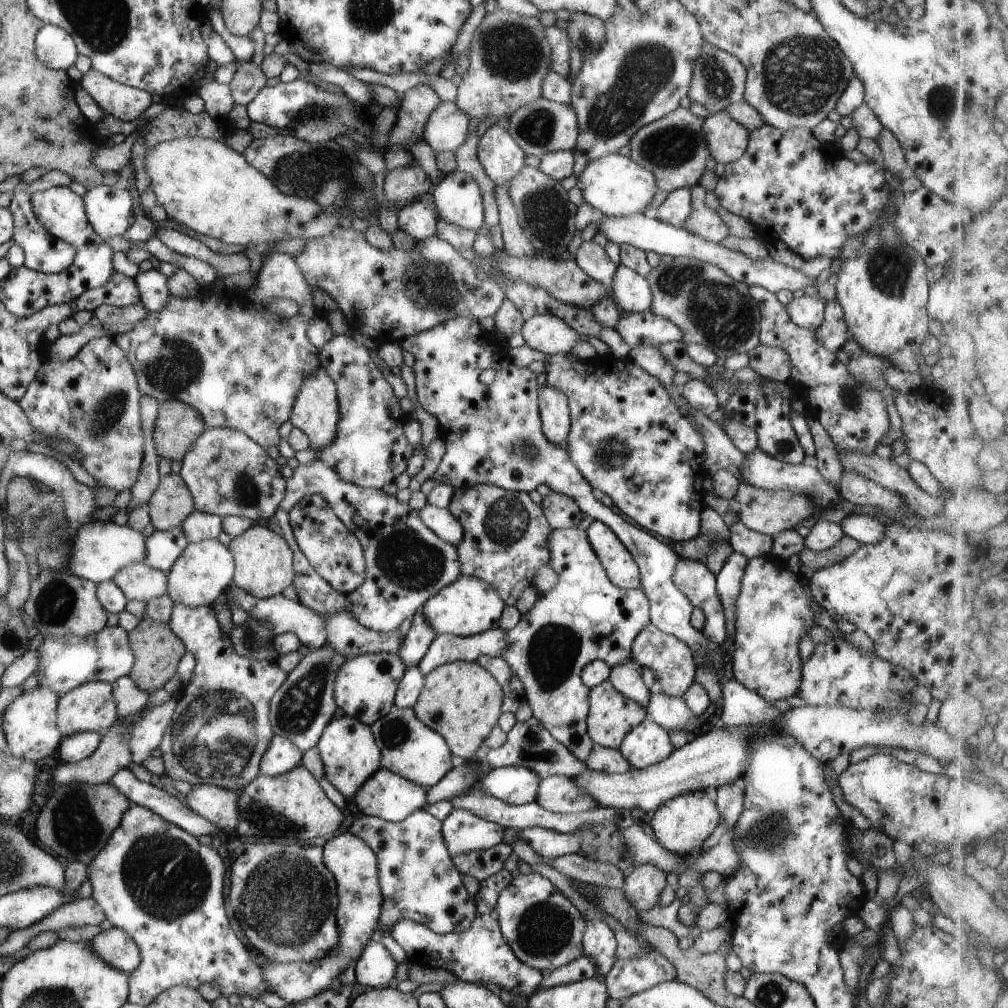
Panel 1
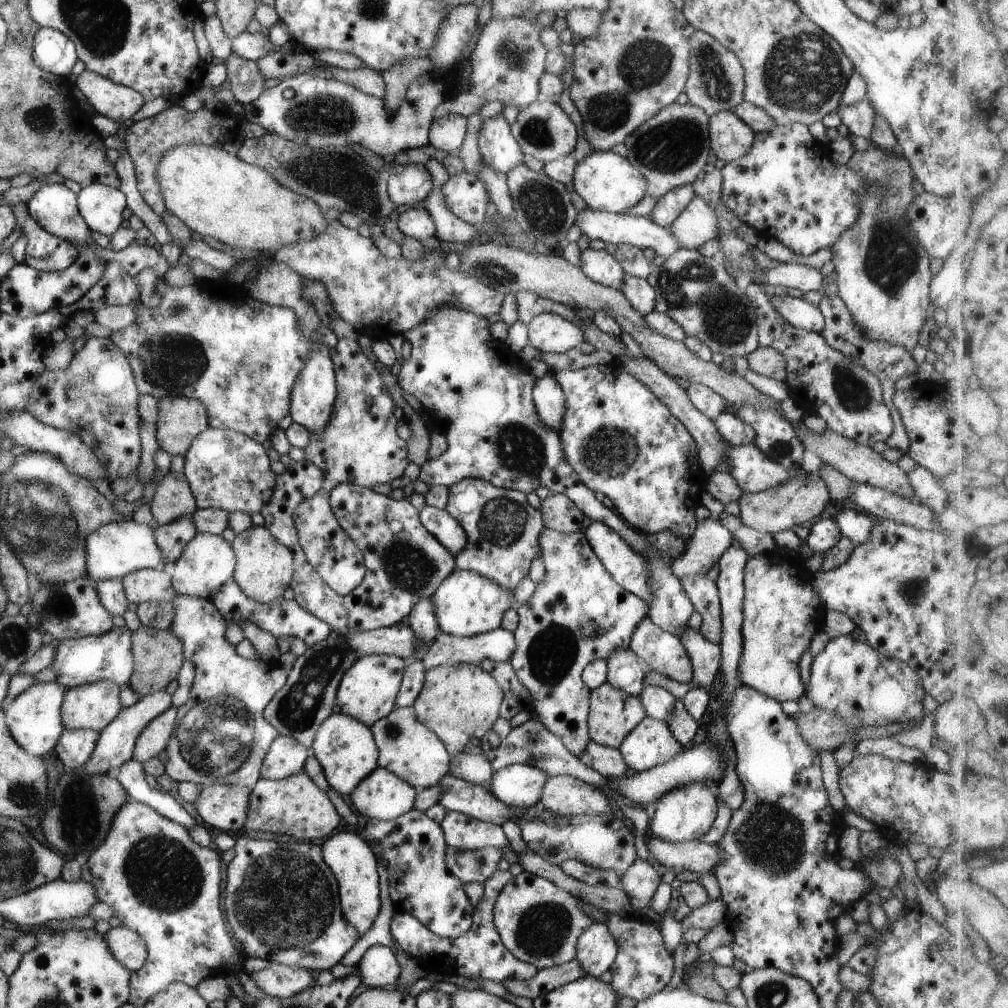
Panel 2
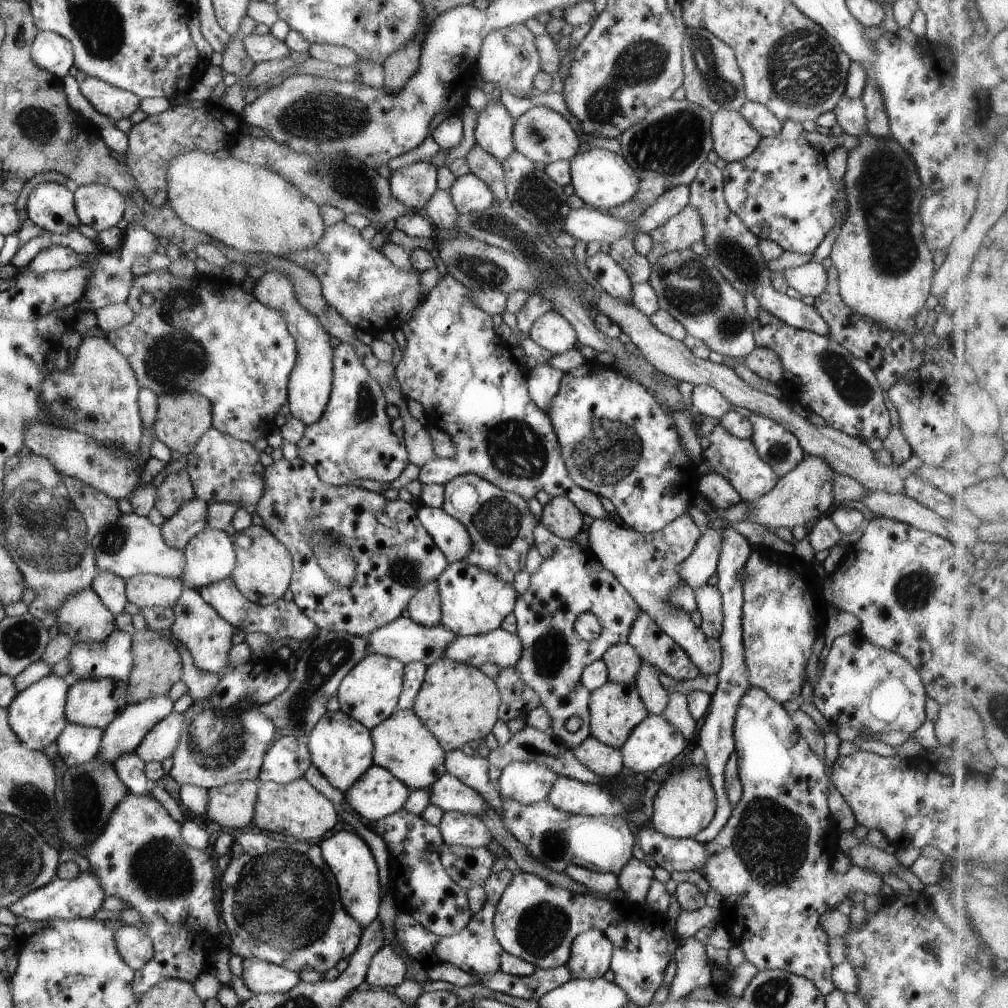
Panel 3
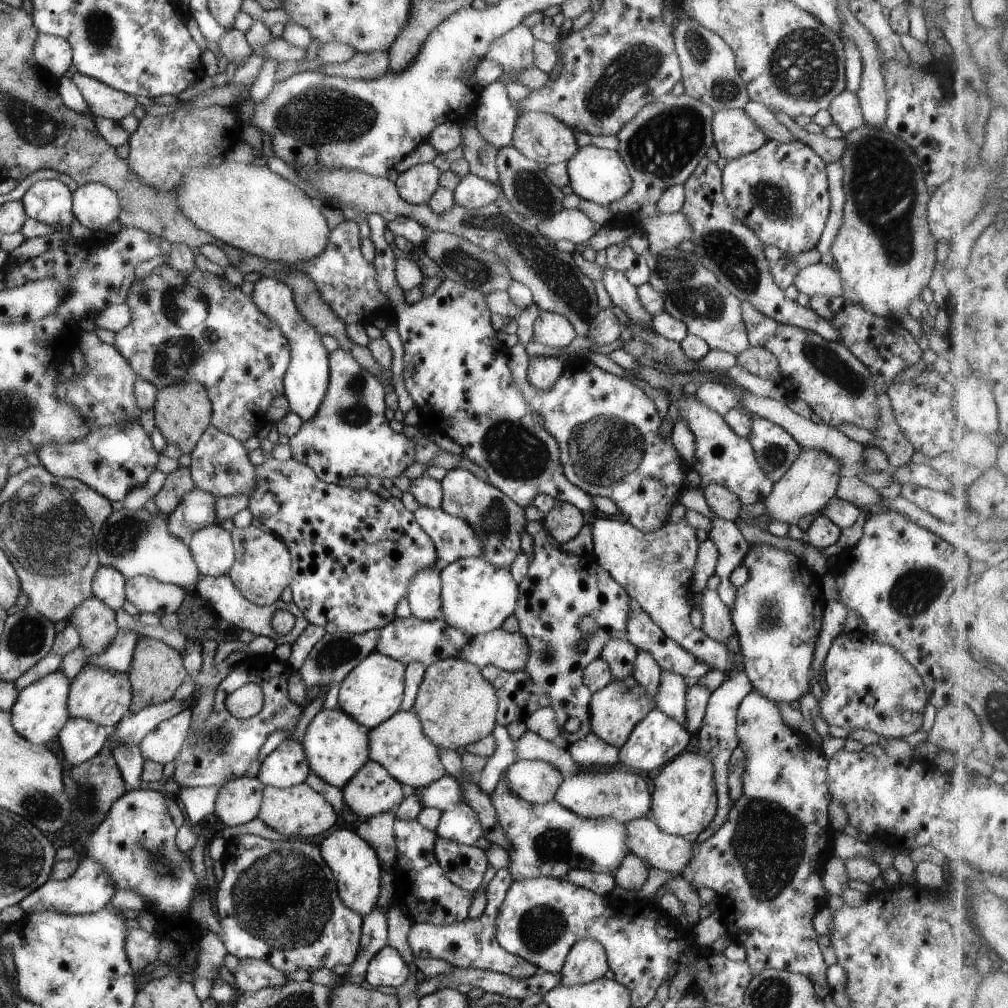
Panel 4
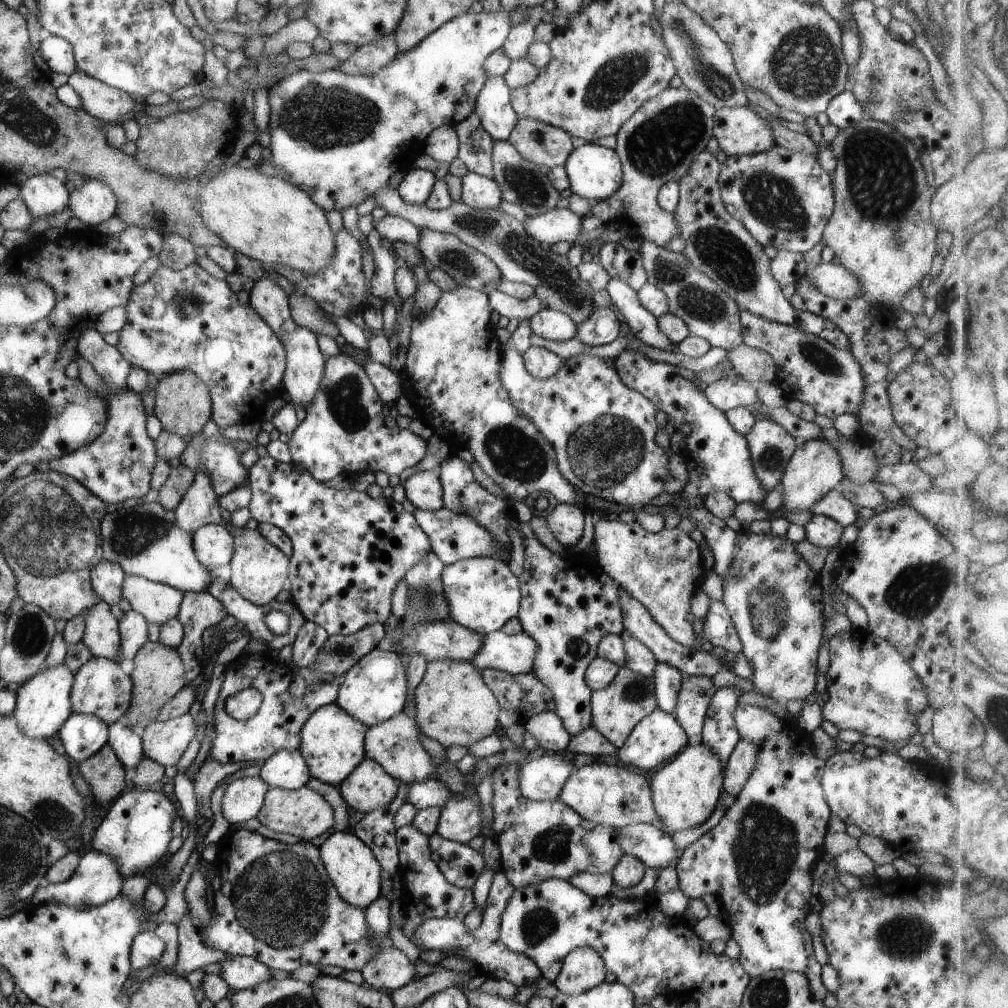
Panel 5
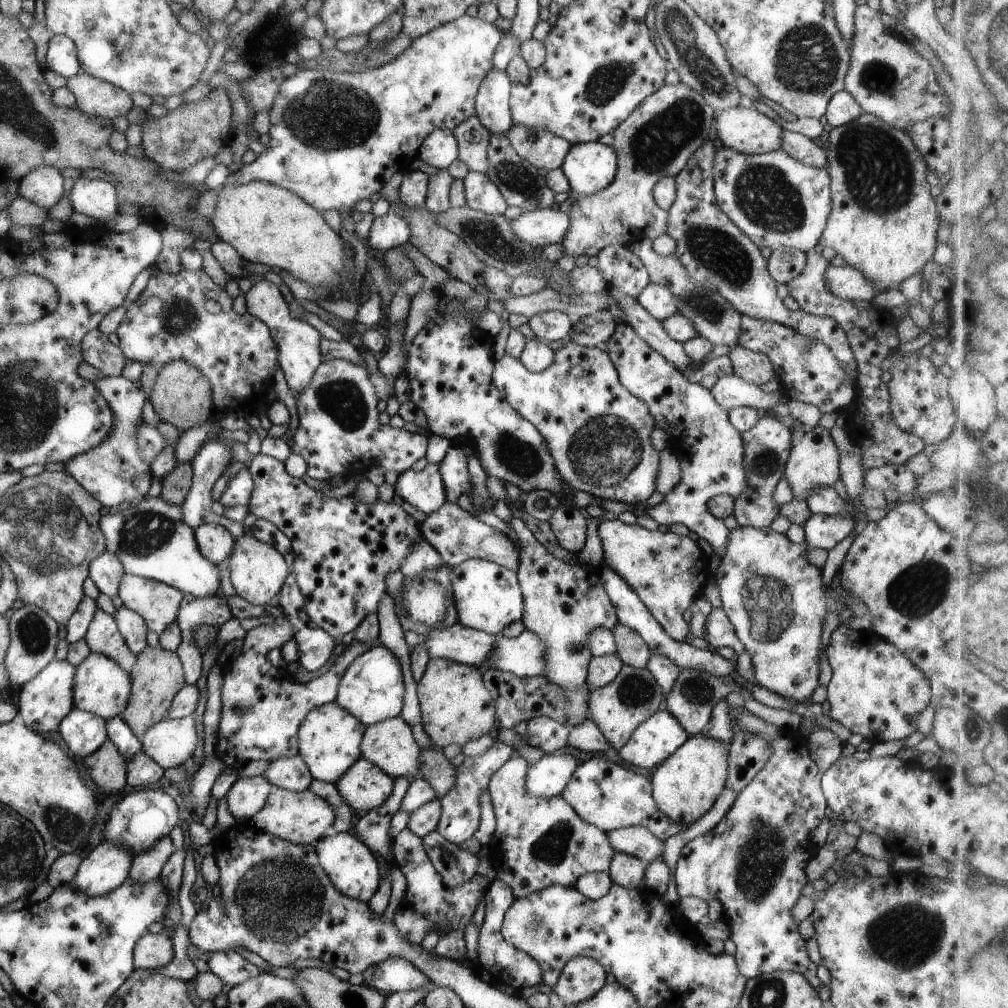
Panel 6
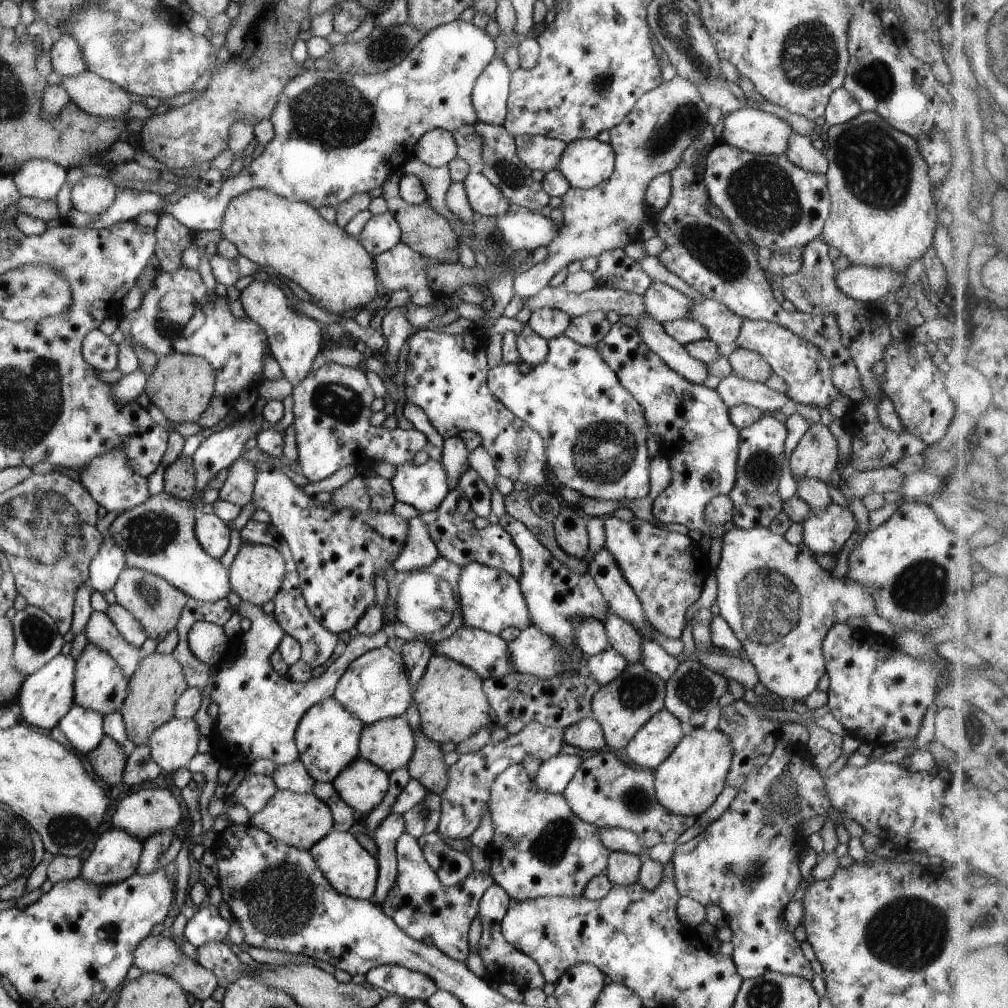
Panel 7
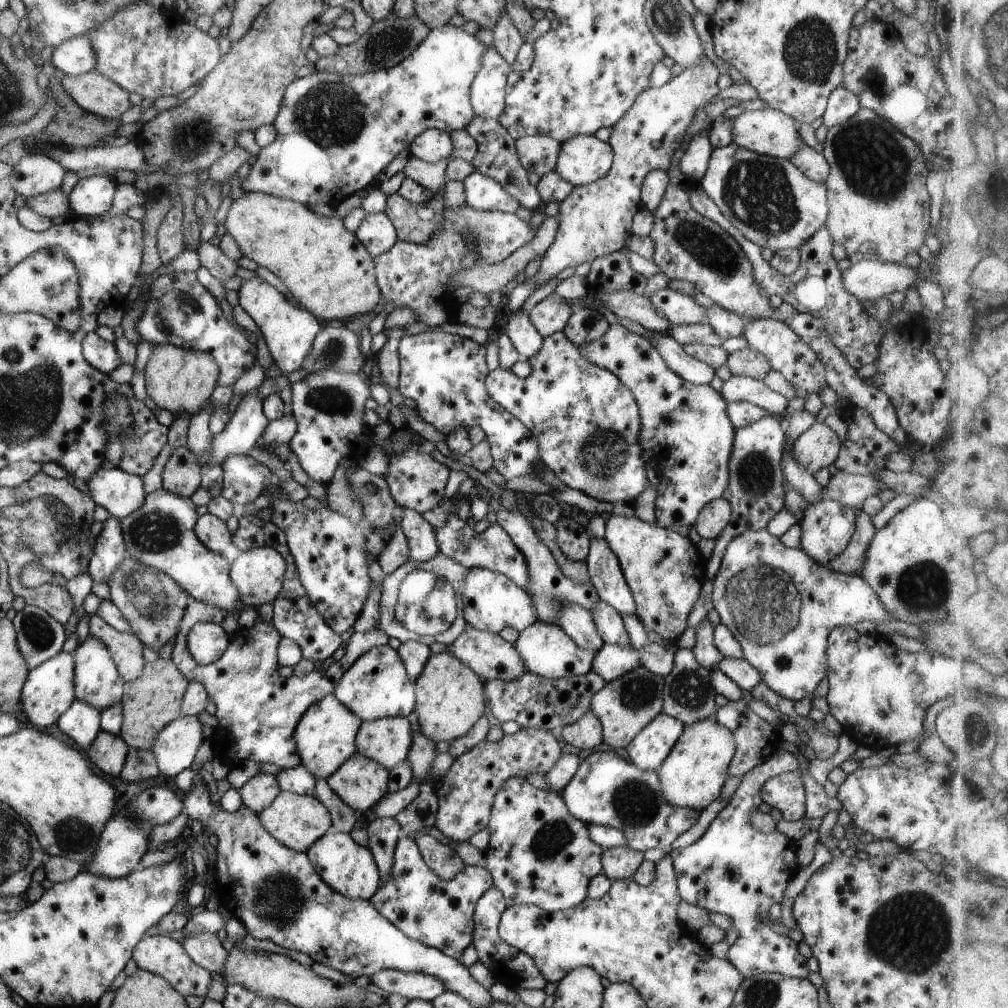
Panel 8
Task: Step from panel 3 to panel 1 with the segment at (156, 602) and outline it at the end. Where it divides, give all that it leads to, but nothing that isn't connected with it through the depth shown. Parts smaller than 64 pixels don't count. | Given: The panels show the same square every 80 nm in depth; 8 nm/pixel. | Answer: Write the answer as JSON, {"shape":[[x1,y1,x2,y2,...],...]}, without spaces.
{"shape":[[132,563,112,578,123,589,127,600,150,600,158,599,167,594,167,573,150,568,147,564]]}

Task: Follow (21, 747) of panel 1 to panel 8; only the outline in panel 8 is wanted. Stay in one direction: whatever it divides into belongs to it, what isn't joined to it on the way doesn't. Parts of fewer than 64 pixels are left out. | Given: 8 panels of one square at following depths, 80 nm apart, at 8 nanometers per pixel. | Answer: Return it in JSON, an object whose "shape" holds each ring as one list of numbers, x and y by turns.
{"shape":[[61,651,41,666,30,670,27,683,24,684,23,711,31,726,46,728,56,724,60,716,75,703,75,658,72,653]]}

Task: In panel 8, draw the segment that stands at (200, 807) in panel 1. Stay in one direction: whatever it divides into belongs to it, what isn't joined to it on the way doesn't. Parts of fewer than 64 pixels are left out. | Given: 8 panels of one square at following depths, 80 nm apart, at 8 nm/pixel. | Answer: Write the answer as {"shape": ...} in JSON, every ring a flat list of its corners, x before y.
{"shape":[[264,772,256,774,254,778,248,780,237,791,240,793,240,797,242,797,242,804,248,810,256,812,256,814,268,808,281,792,276,776,265,774]]}

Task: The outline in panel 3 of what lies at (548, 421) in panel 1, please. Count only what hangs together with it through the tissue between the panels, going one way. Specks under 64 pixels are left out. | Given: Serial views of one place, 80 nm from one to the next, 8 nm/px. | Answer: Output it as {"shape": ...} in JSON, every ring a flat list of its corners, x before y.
{"shape":[[548,362,526,370,529,395,539,409,547,411,551,398,559,391,564,372]]}

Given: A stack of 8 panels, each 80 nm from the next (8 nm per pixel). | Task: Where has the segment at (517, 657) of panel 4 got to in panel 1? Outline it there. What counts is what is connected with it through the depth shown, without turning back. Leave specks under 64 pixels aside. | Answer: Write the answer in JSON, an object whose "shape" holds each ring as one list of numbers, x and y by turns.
{"shape":[[500,627,469,637,437,634,417,667,424,674,428,674,446,663,474,662,480,655,502,657,507,648,506,631]]}

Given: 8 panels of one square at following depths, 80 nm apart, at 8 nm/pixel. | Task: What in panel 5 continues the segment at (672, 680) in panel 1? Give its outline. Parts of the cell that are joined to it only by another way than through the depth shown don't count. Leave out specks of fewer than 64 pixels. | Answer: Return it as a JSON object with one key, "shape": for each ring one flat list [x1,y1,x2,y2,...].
{"shape":[[620,587,620,606,622,606,622,618,624,618,624,631,632,638,636,638,638,642,642,642,654,658,657,663,668,664,672,668,678,670,683,676,706,676,713,677,716,673,724,671,726,668,722,660,718,660,715,654,706,654,706,652,698,652,698,650,692,650,692,648,686,648,678,642,675,642,660,628,660,624,656,623,656,620,650,616,648,610,640,604,640,602,634,600,624,588]]}

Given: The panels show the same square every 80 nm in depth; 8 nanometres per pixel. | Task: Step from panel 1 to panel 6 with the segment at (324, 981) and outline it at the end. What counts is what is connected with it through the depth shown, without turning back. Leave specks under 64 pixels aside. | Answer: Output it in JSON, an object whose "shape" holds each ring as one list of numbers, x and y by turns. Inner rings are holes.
{"shape":[[350,831,344,833,329,832,313,847,320,867,330,878,332,885,343,896,368,903,380,886,380,864,375,854,368,849,356,835],[235,951,212,952,206,965,210,968,209,972,216,974,227,989,238,986,246,980,252,980,263,973,258,966,251,964]]}

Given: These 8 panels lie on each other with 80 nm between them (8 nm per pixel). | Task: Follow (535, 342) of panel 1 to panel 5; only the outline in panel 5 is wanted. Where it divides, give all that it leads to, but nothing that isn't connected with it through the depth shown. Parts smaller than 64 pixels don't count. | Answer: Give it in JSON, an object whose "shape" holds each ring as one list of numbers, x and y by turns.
{"shape":[[543,309,530,319,530,329,538,337,556,342,572,339,577,332,577,326,566,314,552,309]]}

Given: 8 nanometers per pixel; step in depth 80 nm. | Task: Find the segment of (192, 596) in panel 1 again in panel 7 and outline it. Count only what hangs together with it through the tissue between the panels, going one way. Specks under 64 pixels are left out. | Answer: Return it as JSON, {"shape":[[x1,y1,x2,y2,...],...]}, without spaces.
{"shape":[[201,514,194,526,201,548,212,558,221,559,230,546,229,526,214,514]]}

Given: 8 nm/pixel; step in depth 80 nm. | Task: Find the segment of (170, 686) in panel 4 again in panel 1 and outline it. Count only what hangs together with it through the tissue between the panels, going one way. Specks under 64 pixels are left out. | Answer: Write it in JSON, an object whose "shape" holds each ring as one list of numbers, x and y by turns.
{"shape":[[142,618,139,625,128,634,131,648,135,653,135,666,129,677,140,690,147,693,163,688,164,684,176,674,178,662,184,656,186,650,183,640,172,632,168,624,161,625,148,618]]}

